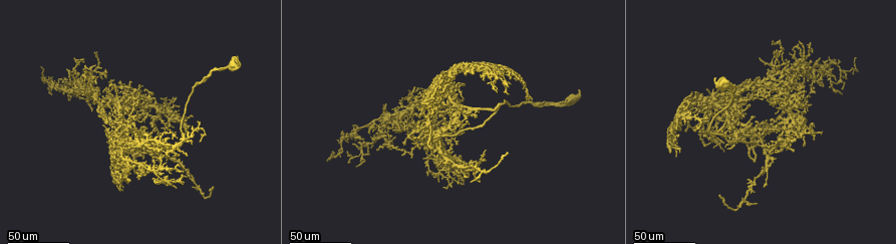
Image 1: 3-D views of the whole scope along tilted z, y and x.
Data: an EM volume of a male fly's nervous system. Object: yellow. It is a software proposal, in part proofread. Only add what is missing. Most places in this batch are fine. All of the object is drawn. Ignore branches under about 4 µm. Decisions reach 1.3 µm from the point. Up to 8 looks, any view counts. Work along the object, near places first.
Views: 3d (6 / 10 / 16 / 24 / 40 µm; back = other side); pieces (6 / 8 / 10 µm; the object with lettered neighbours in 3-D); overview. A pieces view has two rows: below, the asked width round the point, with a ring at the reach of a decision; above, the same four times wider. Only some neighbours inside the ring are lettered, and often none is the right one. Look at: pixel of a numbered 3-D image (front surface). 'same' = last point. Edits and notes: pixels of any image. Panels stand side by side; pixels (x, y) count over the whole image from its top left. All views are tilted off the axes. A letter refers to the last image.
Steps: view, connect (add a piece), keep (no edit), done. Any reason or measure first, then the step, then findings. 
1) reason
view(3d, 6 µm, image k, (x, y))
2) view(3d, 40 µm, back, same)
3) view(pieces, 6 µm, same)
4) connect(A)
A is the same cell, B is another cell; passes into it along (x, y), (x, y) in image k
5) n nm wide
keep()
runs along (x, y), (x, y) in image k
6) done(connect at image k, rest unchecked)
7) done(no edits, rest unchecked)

branch stops here
view(3d, 24 µm, image 1, (439, 103))

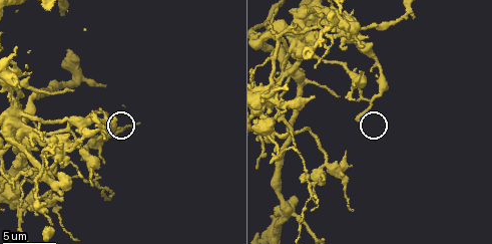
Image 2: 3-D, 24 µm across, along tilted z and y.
what lies round it
view(pieces, 8 µm, image 2, (357, 120))

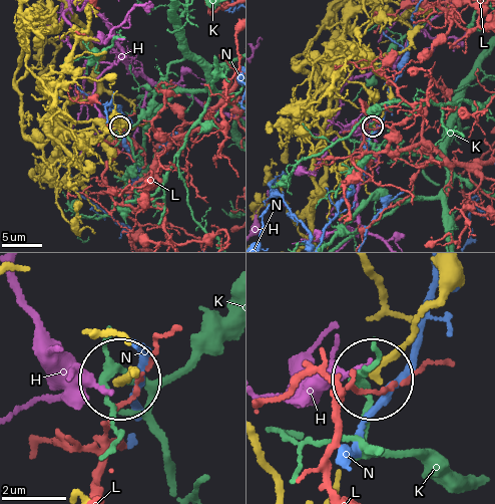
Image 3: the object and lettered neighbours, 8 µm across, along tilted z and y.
keep()
H, K, L and N are other cells; runs along (438, 271), (412, 337), (377, 372) in image 3; no lettered piece goes on from it

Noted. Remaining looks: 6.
view(3d, 40 µm, image 1, (417, 120))

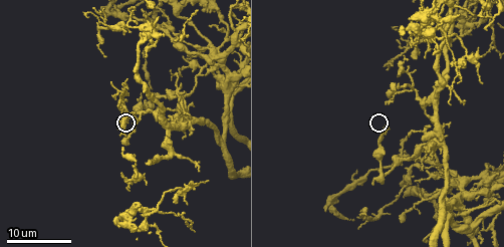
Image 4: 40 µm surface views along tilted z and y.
view(pieces, 10 µm, image 4, (386, 128))

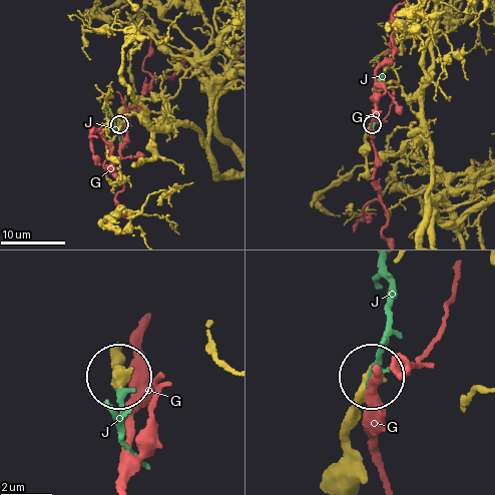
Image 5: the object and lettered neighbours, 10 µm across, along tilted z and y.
500 nm wide
keep()
G and J are other cells; no lettered piece goes on from it

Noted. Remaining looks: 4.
tapers out
view(3d, 40 µm, image 1, (728, 147))

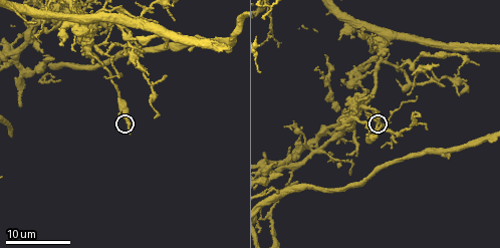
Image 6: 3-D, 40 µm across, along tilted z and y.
view(pieces, 8 µm, image 6, (379, 127))

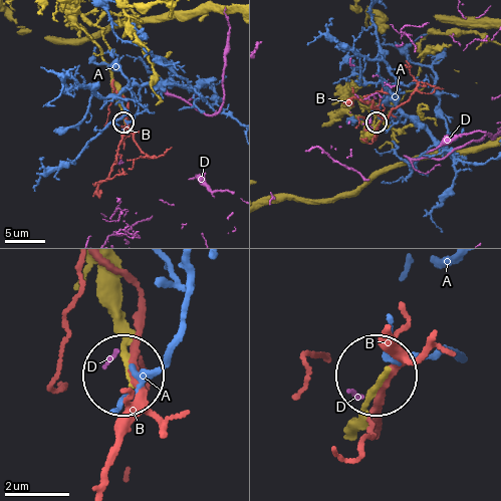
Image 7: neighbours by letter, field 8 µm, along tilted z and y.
keep()
A, B and D are other cells; runs along (109, 304), (124, 372) in image 7; none of them fits

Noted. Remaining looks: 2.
thin end
view(3d, 40 µm, image 1, (151, 97))

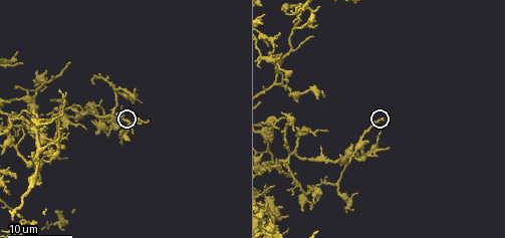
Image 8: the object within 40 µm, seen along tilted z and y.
what lies round it
view(pieces, 6 µm, image 8, (382, 119))

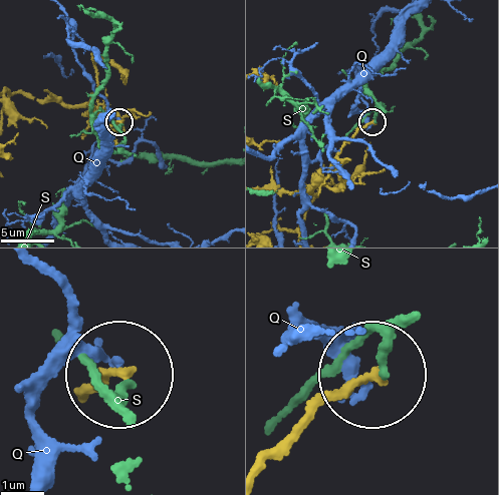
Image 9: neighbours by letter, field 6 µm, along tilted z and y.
keep()
Q and S are other cells; runs along (262, 468), (368, 373) in image 9; no lettered piece goes on from it

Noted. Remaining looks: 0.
done(no edits, rest unchecked)

